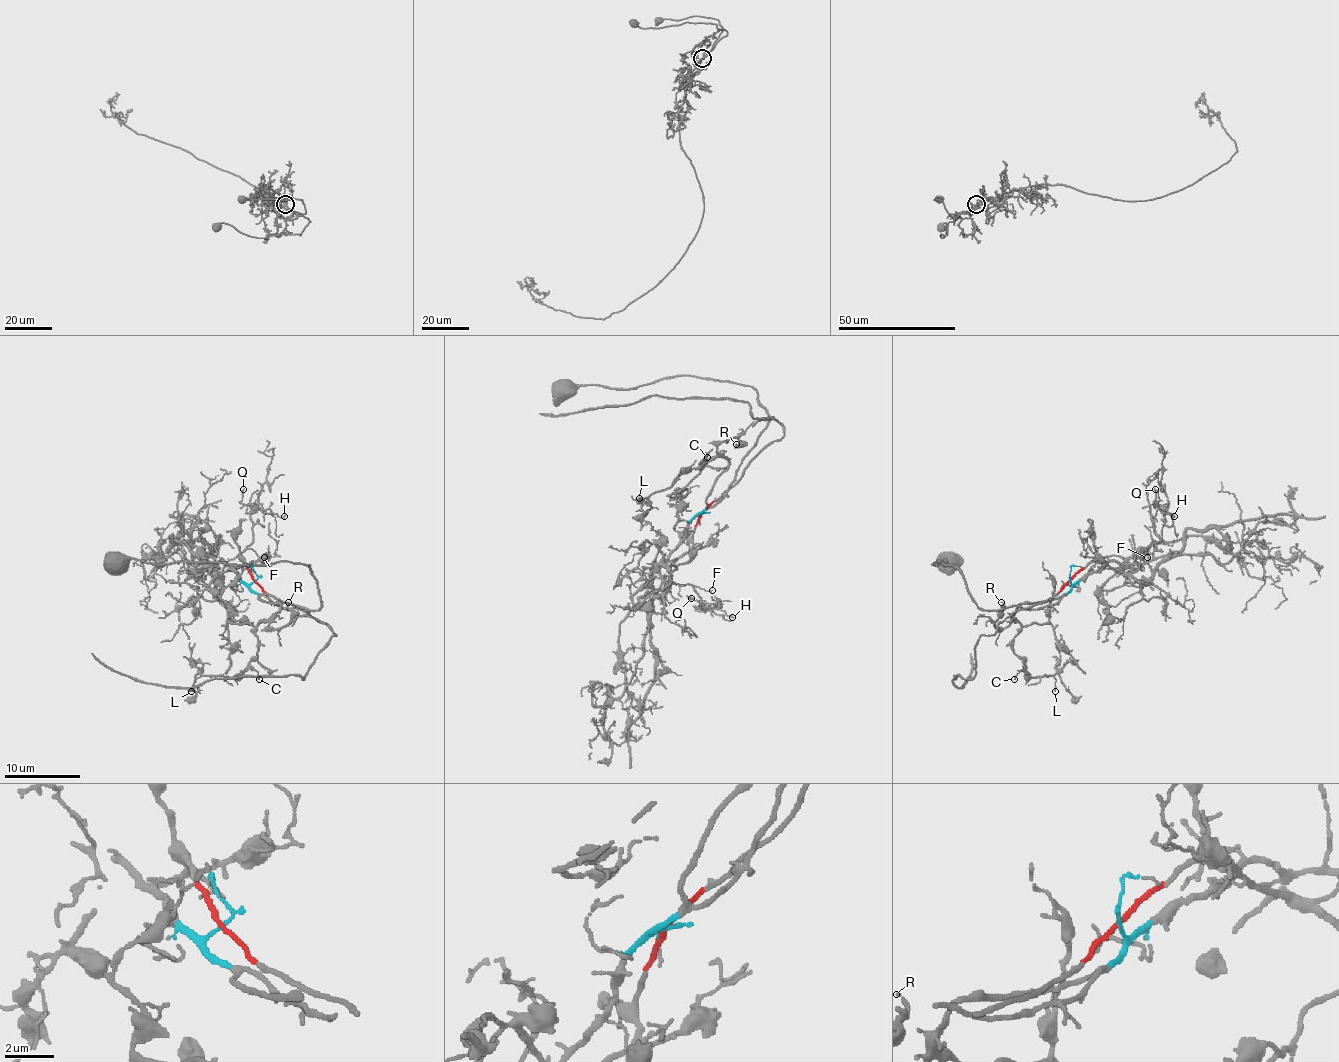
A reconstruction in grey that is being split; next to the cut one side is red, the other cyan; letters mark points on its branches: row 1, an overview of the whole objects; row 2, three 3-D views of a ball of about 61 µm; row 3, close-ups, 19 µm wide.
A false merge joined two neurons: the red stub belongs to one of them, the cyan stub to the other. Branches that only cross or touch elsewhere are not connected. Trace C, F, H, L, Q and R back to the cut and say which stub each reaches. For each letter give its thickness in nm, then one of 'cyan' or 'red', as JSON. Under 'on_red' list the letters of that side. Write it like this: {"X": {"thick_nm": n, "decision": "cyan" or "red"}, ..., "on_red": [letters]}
{"C": {"thick_nm": 120, "decision": "cyan"}, "F": {"thick_nm": 110, "decision": "red"}, "H": {"thick_nm": 90, "decision": "red"}, "L": {"thick_nm": 110, "decision": "cyan"}, "Q": {"thick_nm": 110, "decision": "red"}, "R": {"thick_nm": 150, "decision": "cyan"}, "on_red": ["F", "H", "Q"]}

